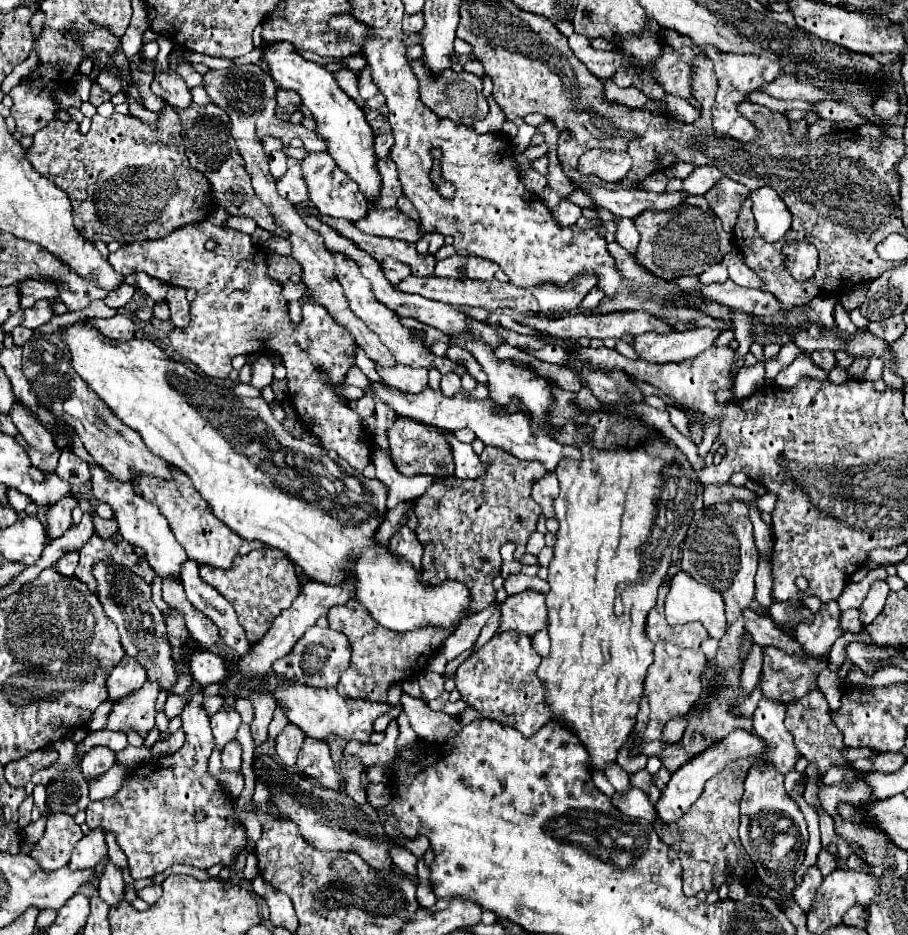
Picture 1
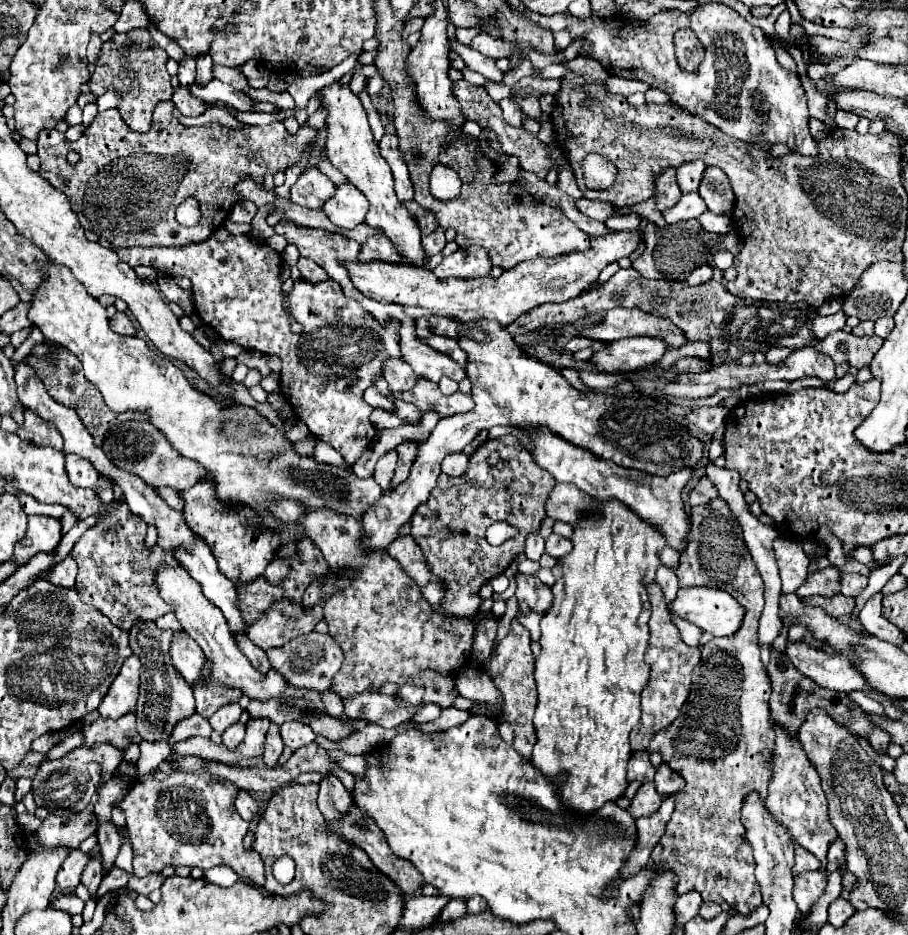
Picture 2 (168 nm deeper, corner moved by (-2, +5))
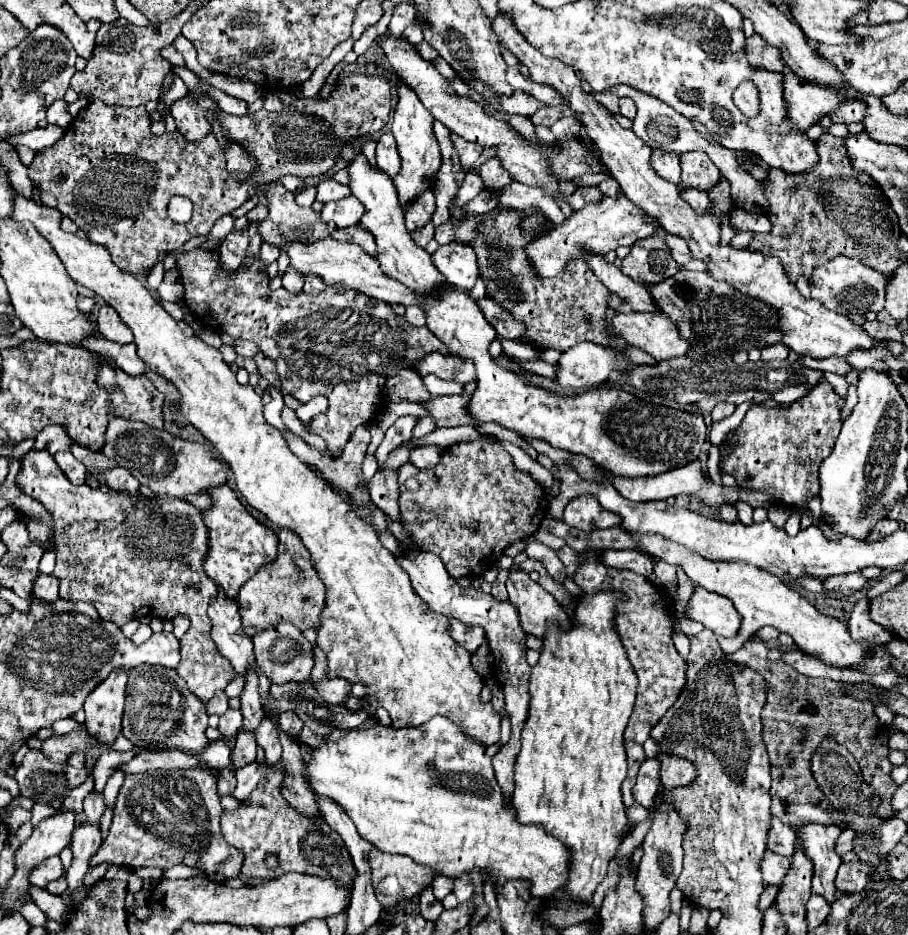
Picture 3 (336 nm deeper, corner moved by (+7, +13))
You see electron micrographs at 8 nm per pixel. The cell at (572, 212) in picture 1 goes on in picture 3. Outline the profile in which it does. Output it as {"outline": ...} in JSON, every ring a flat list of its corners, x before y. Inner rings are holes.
{"outline":[[579,187,573,195,571,195,571,205,573,205,573,209,577,211,577,209,581,209,583,205,587,205,587,203,597,203,597,201,601,201,601,197,603,197,603,193,597,189,597,187]]}

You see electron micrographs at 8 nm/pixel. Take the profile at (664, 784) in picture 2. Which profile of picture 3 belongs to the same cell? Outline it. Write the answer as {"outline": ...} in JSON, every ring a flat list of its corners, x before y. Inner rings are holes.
{"outline":[[659,753,657,759,661,761,661,783,665,789,693,785,697,779,697,767,689,759,671,755,671,753]]}

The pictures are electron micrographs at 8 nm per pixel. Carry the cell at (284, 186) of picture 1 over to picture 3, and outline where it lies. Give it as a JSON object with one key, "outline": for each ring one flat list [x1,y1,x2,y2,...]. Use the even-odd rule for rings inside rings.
{"outline":[[325,179,317,185,317,201,337,201,337,199,345,199,351,195,351,189,345,185,339,185,333,179]]}

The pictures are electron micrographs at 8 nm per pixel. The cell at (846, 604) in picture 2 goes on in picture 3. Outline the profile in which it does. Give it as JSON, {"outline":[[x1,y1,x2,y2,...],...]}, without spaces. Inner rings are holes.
{"outline":[[861,571,857,573,847,573,847,575,837,575,837,577,829,577,823,581,823,587,827,591,841,591,845,595,851,595,859,589,863,589,863,585,867,583,867,579,861,575]]}

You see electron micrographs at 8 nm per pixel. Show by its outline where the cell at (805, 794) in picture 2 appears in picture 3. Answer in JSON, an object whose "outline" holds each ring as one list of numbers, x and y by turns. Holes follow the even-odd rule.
{"outline":[[809,823,797,829,797,835,803,841,805,853,815,865,813,873,813,893,825,897,829,905,835,901,835,875,839,865,843,863,841,857,835,853,835,841,841,835,841,827,835,825,815,825]]}

